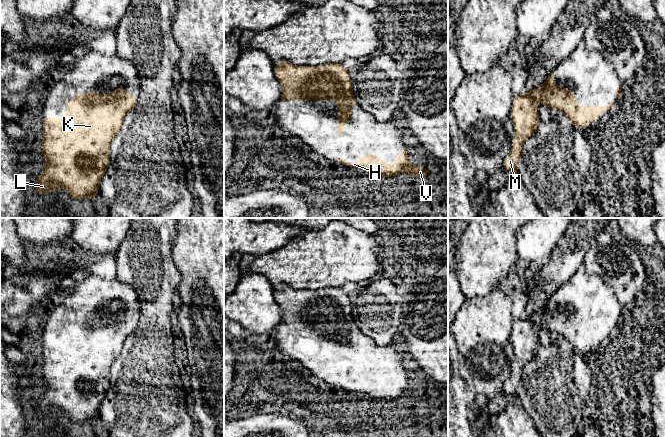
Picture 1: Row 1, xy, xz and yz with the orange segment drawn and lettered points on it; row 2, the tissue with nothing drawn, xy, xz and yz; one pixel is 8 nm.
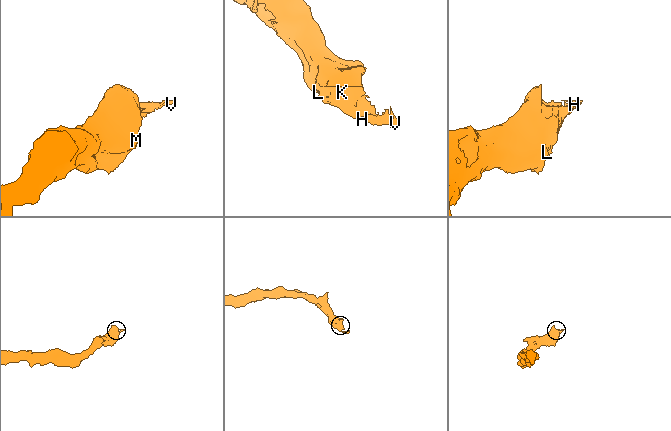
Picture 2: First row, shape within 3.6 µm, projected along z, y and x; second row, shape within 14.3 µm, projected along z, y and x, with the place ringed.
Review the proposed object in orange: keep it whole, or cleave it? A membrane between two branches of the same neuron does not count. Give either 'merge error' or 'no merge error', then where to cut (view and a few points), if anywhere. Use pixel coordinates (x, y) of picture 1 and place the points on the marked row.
no merge error; no cut

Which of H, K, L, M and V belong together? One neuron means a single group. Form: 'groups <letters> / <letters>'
groups H K L M V

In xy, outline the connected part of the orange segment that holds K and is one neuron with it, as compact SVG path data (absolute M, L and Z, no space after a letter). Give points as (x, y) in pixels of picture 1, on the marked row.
M114 88L112 94L84 92L73 95L73 105L68 106L66 98L64 118L43 118L42 155L45 168L33 186L39 195L64 188L73 199L89 197L95 199L106 169L110 165L110 145L122 127L125 116L136 107L135 99L124 88Z

